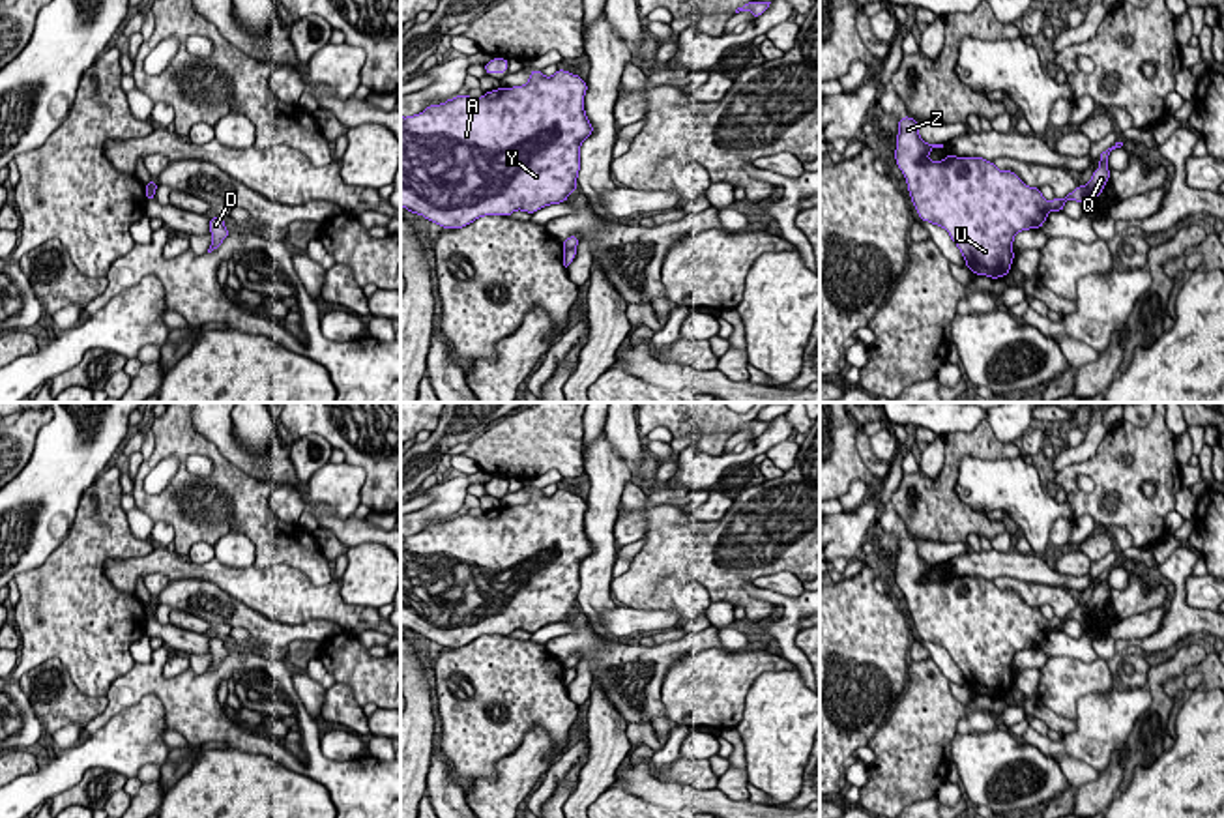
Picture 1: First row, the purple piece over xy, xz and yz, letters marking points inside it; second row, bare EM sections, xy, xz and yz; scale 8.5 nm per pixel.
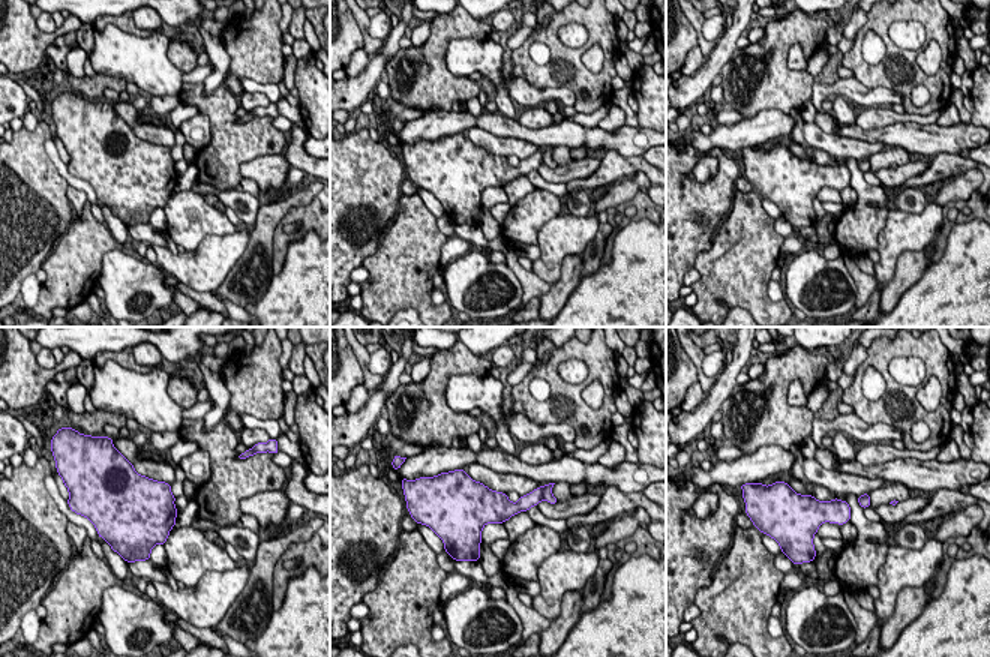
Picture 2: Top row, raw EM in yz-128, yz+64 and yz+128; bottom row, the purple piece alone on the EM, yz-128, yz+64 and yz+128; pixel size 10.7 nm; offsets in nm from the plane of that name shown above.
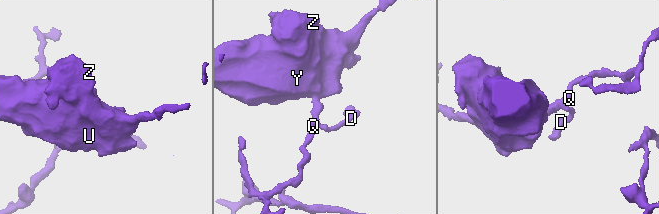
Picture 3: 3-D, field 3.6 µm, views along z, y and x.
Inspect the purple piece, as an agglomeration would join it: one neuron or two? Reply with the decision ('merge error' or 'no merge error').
merge error

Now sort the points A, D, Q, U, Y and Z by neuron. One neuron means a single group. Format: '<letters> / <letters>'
A U Y Z / D Q

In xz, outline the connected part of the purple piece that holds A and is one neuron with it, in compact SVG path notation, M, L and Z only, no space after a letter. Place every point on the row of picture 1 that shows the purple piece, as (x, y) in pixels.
M533 69L524 86L498 88L483 97L457 95L419 114L401 116L401 206L444 228L462 228L483 215L533 213L565 202L578 185L580 144L593 133L584 112L586 90L586 80L569 71L545 77Z

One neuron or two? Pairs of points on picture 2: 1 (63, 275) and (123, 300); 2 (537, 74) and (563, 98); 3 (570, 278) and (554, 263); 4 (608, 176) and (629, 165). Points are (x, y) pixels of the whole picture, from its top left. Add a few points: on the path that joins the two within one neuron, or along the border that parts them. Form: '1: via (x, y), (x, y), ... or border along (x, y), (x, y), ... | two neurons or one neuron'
1: border along (113, 249), (102, 257), (102, 270), (98, 282) | two neurons
2: border along (521, 77), (534, 87), (567, 87), (575, 105) | two neurons
3: border along (581, 254), (564, 258), (561, 276), (551, 285) | two neurons
4: via (612, 171), (617, 167), (624, 167) | one neuron

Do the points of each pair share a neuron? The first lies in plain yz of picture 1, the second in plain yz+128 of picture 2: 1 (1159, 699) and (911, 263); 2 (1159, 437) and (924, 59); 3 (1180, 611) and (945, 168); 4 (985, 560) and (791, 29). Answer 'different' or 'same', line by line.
1: different
2: different
3: same
4: different

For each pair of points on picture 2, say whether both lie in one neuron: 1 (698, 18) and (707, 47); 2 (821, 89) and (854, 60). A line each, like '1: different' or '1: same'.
1: same
2: different

